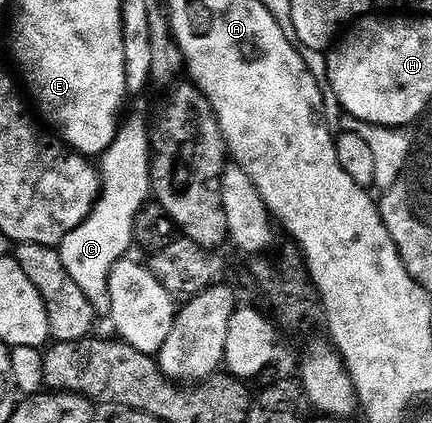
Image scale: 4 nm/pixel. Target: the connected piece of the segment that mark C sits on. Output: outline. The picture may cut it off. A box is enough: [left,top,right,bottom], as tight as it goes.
[57,109,152,317]

